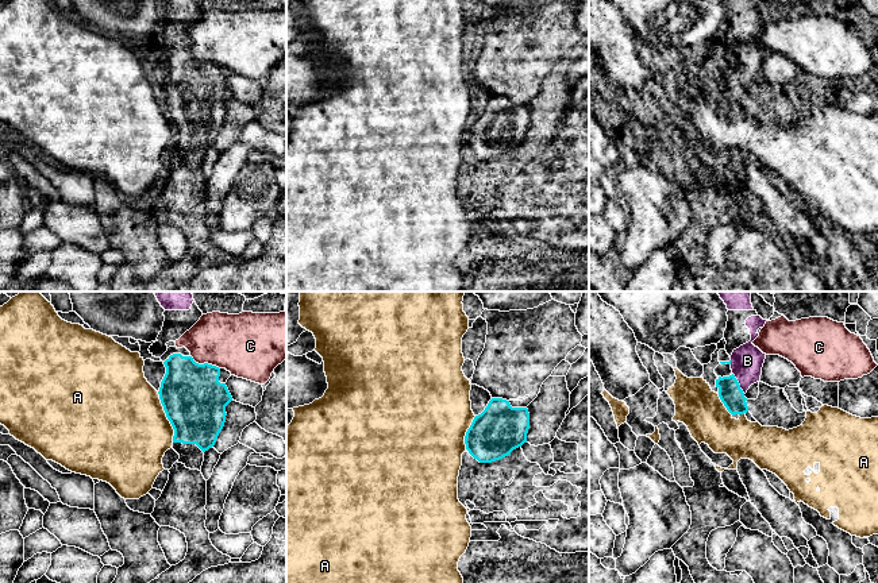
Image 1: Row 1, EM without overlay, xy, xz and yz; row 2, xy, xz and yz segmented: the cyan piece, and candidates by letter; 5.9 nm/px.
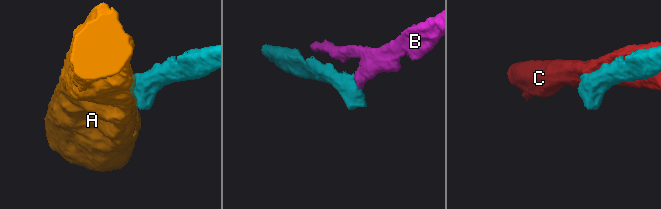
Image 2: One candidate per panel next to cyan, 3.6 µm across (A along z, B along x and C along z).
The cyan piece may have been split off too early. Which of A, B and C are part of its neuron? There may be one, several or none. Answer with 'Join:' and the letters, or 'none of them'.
Join: B

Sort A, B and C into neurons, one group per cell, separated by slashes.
A / B / C

